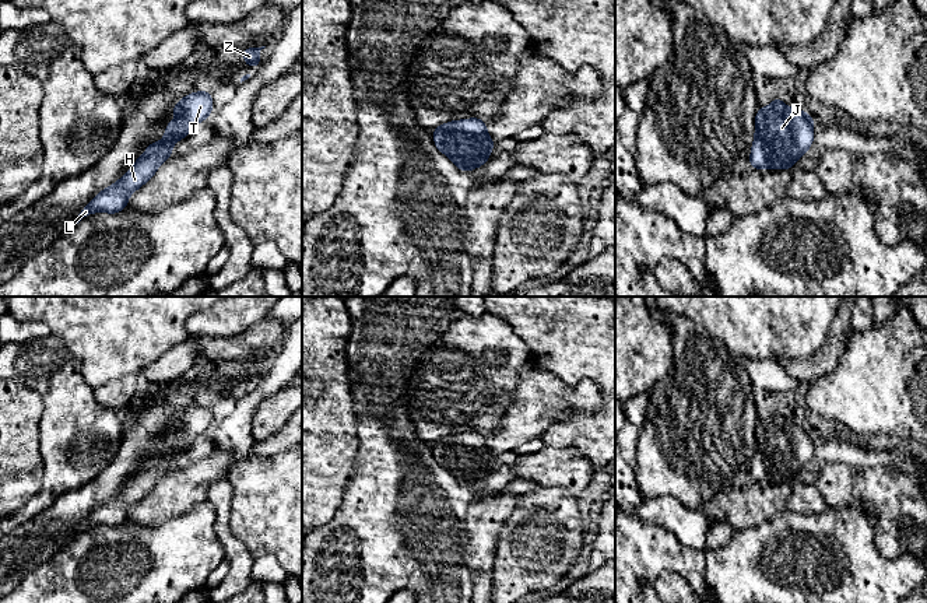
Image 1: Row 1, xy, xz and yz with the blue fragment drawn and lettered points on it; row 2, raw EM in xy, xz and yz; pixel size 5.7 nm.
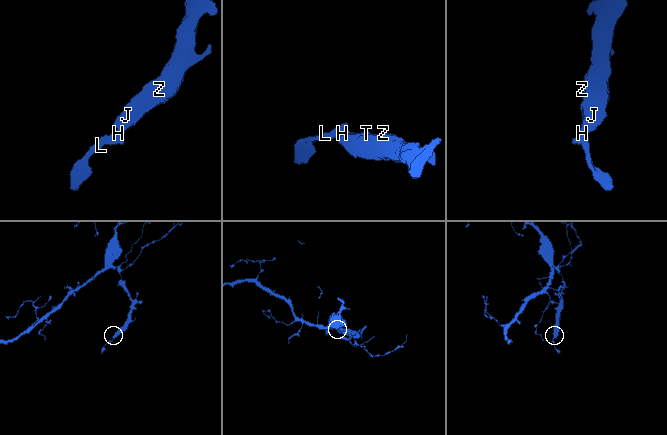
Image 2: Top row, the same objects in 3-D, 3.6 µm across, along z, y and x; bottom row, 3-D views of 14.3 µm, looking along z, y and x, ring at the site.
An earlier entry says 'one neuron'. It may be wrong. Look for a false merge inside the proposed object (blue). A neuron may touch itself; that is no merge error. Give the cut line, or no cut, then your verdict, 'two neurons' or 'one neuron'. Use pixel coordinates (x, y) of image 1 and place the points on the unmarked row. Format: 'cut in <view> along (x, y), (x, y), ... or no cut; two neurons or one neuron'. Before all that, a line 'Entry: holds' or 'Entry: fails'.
Entry: holds
no cut; one neuron

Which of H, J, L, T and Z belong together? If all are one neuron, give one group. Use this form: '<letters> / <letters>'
H J L T Z

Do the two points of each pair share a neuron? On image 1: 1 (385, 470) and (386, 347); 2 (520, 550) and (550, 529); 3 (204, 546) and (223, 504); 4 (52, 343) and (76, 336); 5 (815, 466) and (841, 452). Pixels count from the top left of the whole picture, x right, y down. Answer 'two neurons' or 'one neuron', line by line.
1: one neuron
2: one neuron
3: two neurons
4: two neurons
5: one neuron

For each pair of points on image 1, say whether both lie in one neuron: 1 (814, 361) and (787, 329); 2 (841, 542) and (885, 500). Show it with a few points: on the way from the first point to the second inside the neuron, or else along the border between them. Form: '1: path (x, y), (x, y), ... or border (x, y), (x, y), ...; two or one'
1: border (831, 330), (815, 353), (778, 360); two
2: border (839, 507), (863, 508), (874, 518), (875, 546); two

